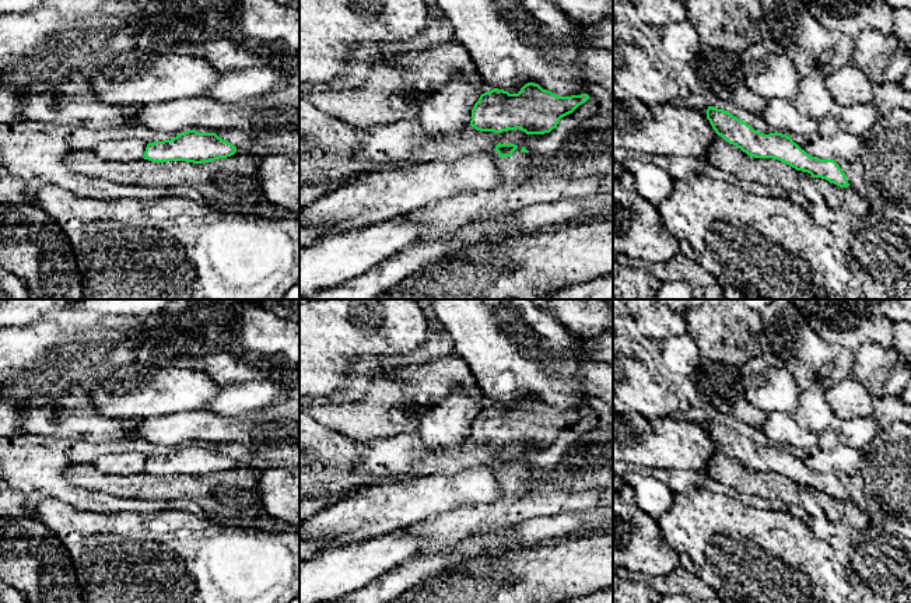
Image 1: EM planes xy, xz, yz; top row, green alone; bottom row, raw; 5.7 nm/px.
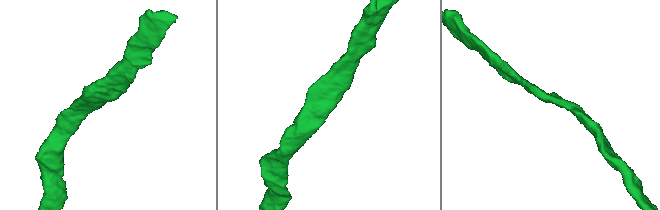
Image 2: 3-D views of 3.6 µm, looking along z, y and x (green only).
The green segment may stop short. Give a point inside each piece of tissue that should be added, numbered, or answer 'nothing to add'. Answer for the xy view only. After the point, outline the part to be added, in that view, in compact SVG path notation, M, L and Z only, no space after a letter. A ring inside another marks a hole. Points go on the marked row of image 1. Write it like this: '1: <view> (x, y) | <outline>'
nothing to add

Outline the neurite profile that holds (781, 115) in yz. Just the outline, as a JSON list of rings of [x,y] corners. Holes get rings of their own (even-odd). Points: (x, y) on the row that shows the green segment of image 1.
[[[771,99],[763,111],[764,120],[786,136],[806,136],[816,132],[819,122],[799,112],[792,101]]]

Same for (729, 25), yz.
[[[682,0],[687,11],[687,20],[701,43],[737,57],[753,43],[760,43],[758,22],[763,17],[761,0]]]

